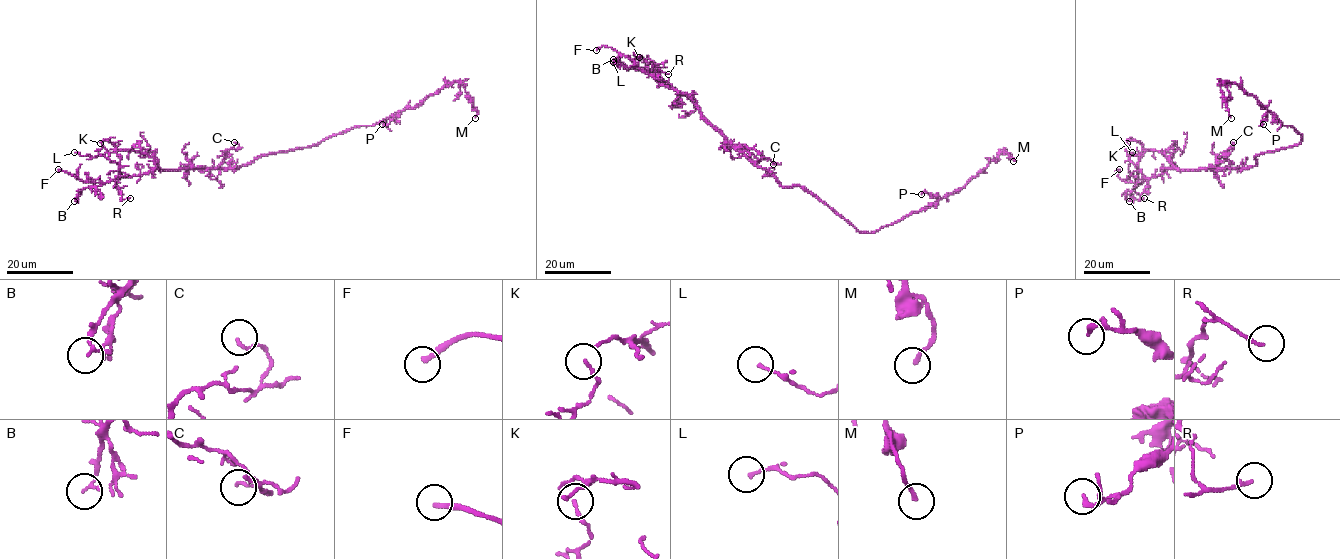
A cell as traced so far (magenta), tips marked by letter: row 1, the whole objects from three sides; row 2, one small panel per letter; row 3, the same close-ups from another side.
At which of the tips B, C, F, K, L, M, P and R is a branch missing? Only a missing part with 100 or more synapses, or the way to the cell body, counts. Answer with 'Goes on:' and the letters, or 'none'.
Goes on: F

